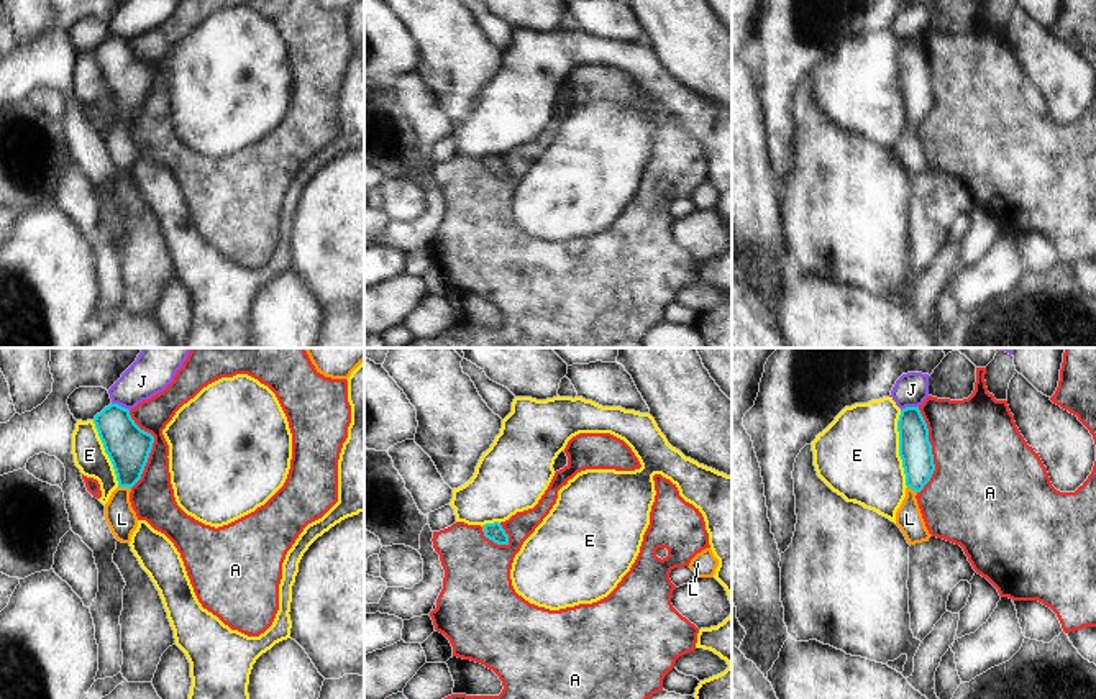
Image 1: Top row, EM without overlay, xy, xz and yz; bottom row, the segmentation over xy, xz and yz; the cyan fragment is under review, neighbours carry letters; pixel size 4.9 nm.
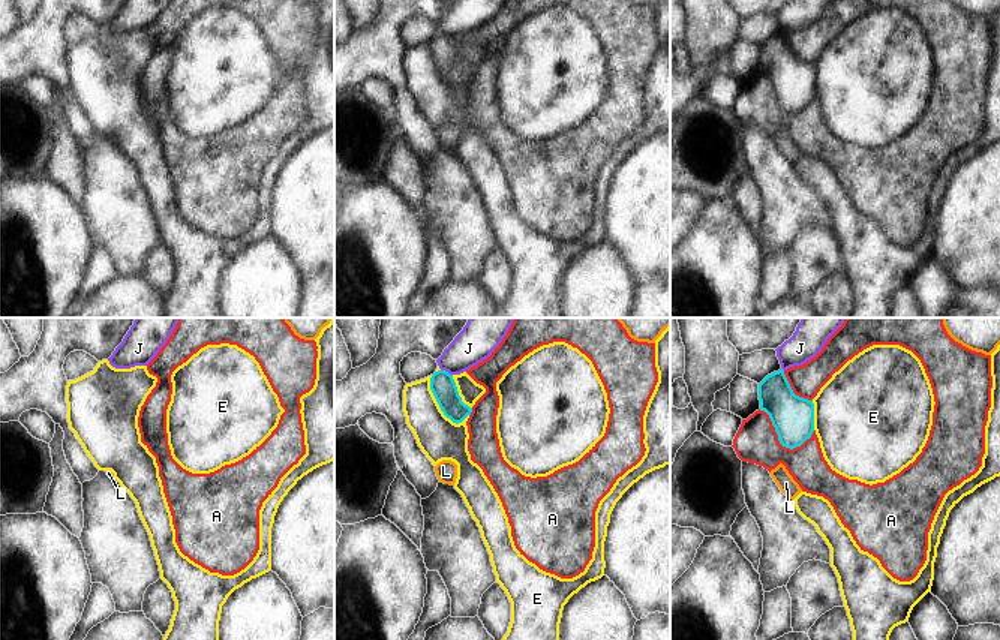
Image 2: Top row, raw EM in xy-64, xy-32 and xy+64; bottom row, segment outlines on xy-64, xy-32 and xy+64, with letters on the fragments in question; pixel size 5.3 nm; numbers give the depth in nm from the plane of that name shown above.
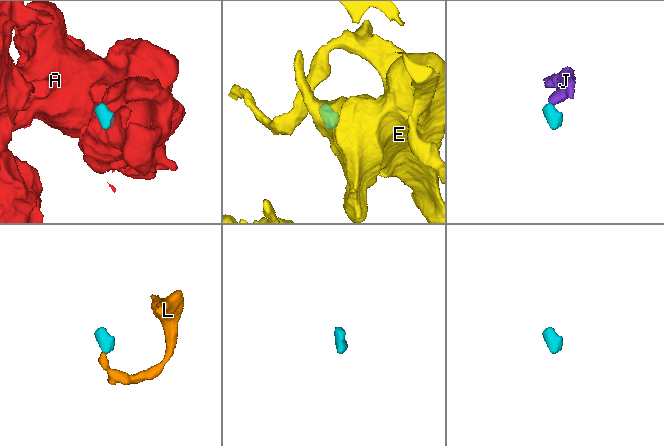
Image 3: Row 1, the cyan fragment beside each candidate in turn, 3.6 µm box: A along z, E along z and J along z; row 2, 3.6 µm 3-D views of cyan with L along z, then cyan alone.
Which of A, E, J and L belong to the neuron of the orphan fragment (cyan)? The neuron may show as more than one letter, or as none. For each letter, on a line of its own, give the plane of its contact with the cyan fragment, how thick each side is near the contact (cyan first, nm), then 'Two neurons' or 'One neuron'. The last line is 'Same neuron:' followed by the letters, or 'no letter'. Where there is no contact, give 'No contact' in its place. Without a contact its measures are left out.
A: Touches cyan in yz. Thickness 160 nm (cyan) against 460 nm. Two neurons
E: Touches cyan in yz. Thickness 160 nm (cyan) against 400 nm. Two neurons
J: Touches cyan in xy. Thickness 220 nm (cyan) against 200 nm. Two neurons
L: Touches cyan in xy. Thickness 220 nm (cyan) against 150 nm. One neuron
Same neuron: L.

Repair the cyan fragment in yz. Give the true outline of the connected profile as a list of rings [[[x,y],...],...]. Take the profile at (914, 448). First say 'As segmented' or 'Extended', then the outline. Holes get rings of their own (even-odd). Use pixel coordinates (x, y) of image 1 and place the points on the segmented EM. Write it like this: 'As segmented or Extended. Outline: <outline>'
Extended. Outline: [[[906,407],[897,420],[899,456],[906,474],[906,497],[896,512],[896,525],[909,545],[929,541],[930,533],[922,519],[916,496],[930,481],[935,464],[929,428],[919,407]]]

